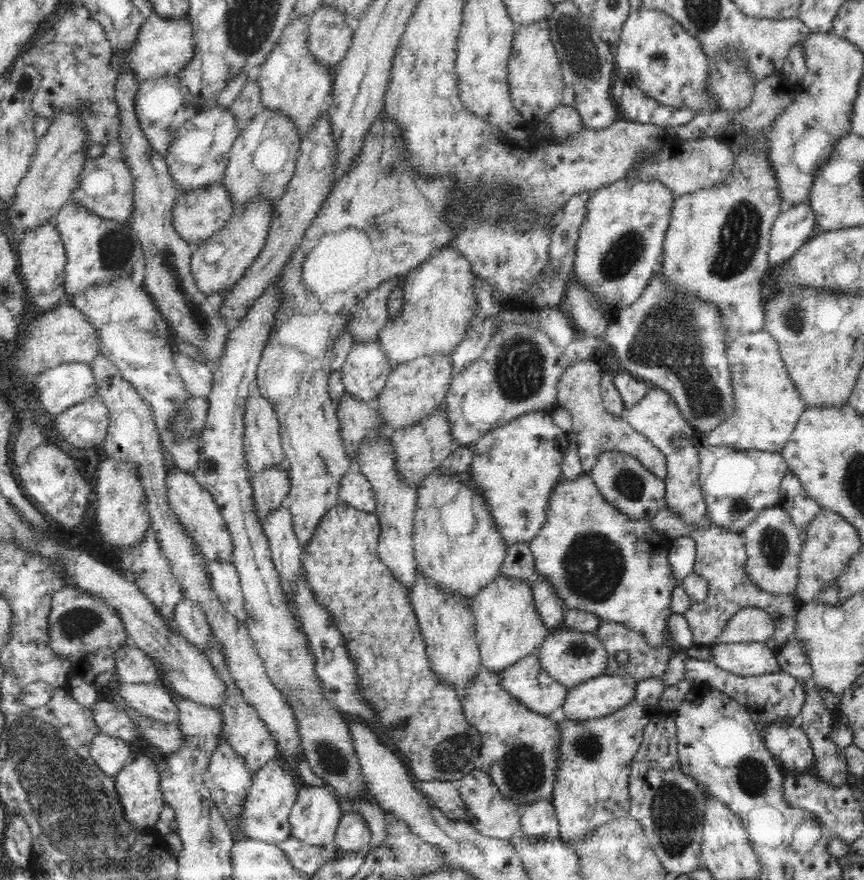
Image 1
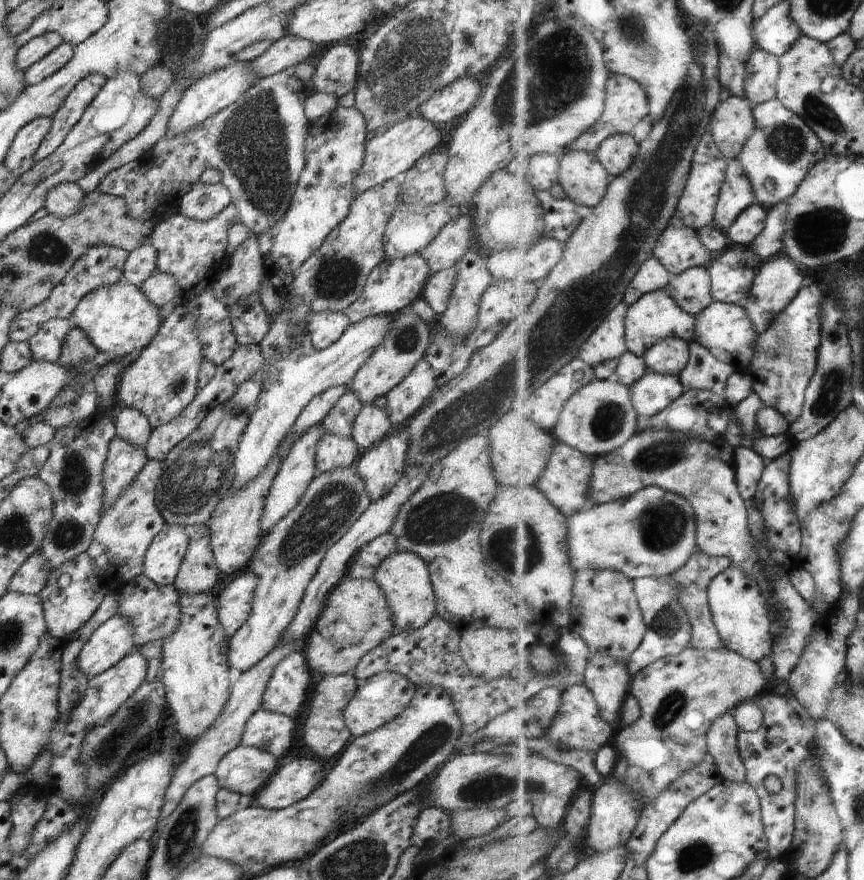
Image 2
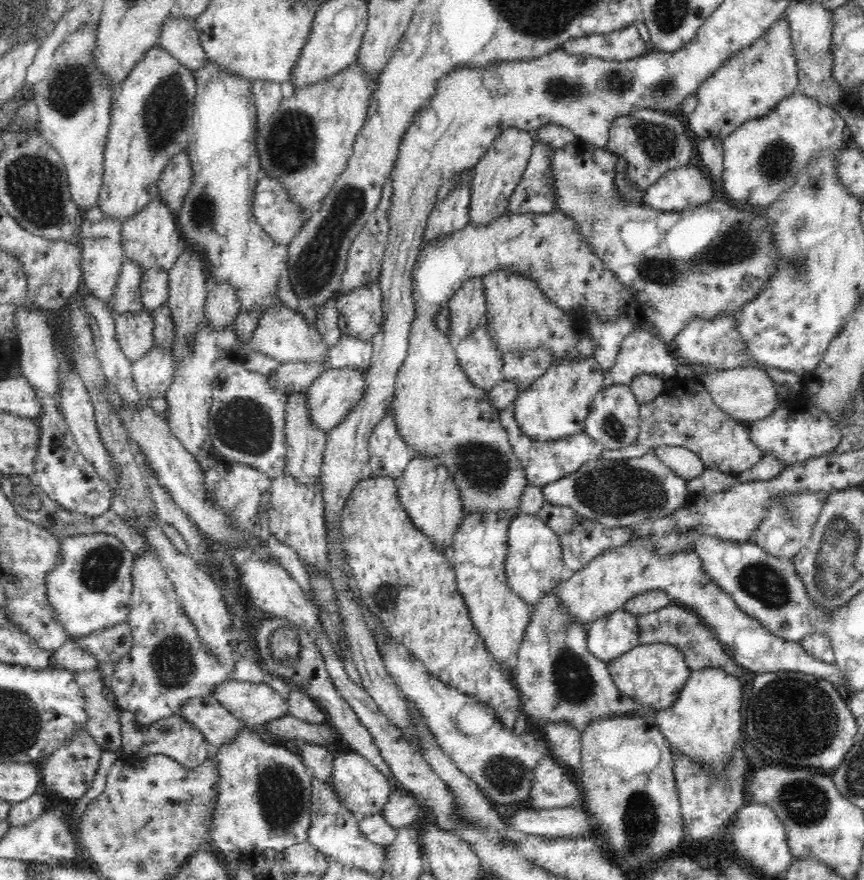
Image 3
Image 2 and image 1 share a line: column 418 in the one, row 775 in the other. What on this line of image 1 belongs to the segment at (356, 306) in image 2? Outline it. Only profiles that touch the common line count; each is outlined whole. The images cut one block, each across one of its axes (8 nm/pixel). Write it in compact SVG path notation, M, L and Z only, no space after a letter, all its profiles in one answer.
M280 758L266 763L258 773L253 776L252 786L248 788L240 812L240 822L230 826L232 832L242 833L243 838L260 840L276 845L290 837L290 823L288 816L300 789L300 781L296 770L292 771Z

